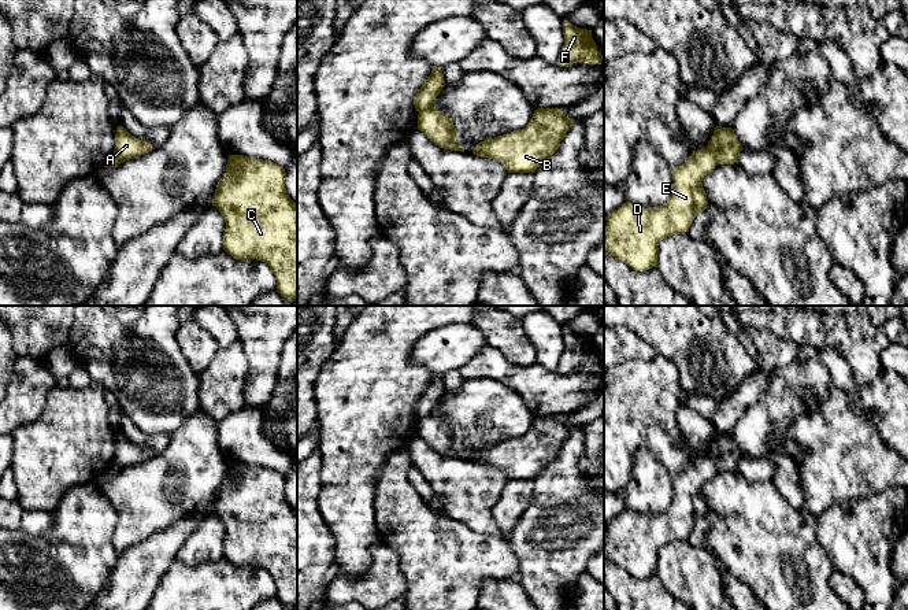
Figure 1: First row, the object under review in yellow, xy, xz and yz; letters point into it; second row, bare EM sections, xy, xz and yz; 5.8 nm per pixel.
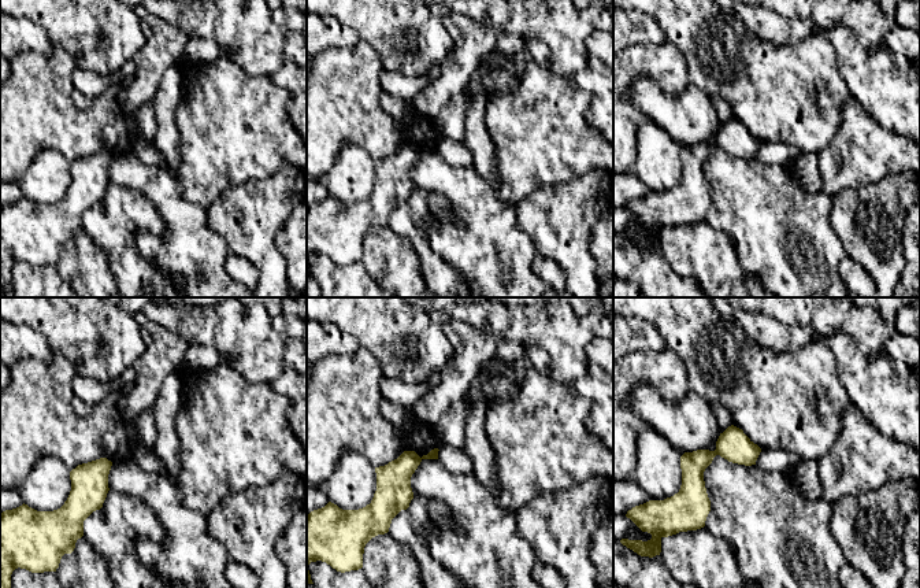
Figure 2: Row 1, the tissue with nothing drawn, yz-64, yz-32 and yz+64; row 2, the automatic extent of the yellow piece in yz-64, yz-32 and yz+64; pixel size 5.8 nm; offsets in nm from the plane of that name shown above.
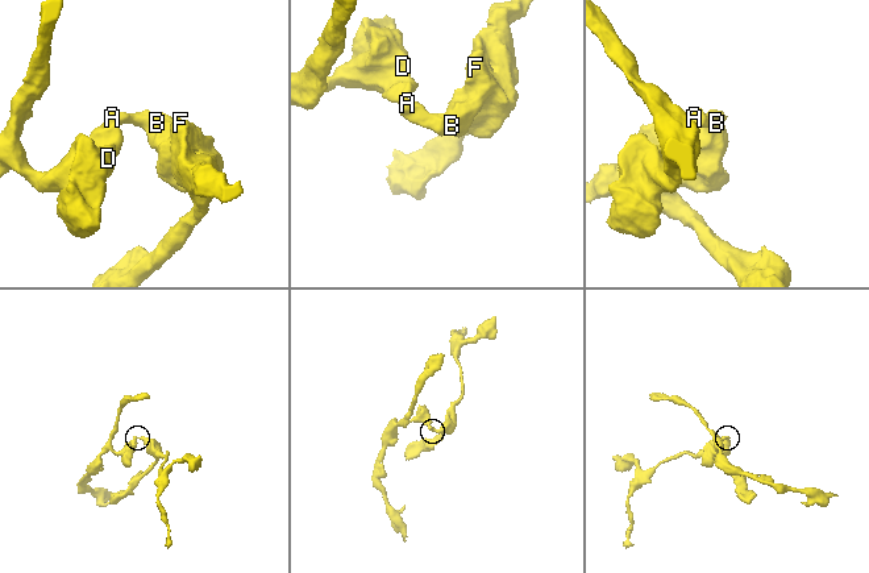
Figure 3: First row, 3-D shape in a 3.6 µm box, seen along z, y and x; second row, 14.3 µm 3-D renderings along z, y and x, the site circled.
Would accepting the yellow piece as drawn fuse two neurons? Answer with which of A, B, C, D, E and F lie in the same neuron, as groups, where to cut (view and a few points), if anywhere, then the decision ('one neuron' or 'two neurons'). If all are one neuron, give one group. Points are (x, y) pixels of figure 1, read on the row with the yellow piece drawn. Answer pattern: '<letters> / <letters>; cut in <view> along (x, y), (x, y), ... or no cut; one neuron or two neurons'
A B C D E F; no cut; one neuron

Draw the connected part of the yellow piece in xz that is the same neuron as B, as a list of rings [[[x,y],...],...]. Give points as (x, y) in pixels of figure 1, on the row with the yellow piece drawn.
[[[538,108],[523,129],[481,141],[475,145],[472,154],[501,162],[508,173],[533,174],[545,158],[559,149],[560,141],[570,130],[574,121],[574,118],[566,117],[559,108]]]

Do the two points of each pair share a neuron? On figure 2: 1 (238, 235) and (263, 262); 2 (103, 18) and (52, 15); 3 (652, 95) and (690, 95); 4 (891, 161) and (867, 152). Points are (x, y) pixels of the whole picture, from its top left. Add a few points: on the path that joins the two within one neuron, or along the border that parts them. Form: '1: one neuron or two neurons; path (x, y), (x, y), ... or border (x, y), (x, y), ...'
1: one neuron; path (245, 241), (259, 255)
2: one neuron; path (91, 18), (65, 15)
3: one neuron; path (661, 103), (681, 103)
4: one neuron; path (886, 155), (883, 152), (872, 152)

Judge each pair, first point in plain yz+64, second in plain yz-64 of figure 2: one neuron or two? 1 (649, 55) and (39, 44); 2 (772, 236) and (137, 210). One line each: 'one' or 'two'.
1: two
2: two

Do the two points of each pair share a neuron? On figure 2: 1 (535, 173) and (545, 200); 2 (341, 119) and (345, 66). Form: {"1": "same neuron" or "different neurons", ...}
{"1": "different neurons", "2": "same neuron"}

